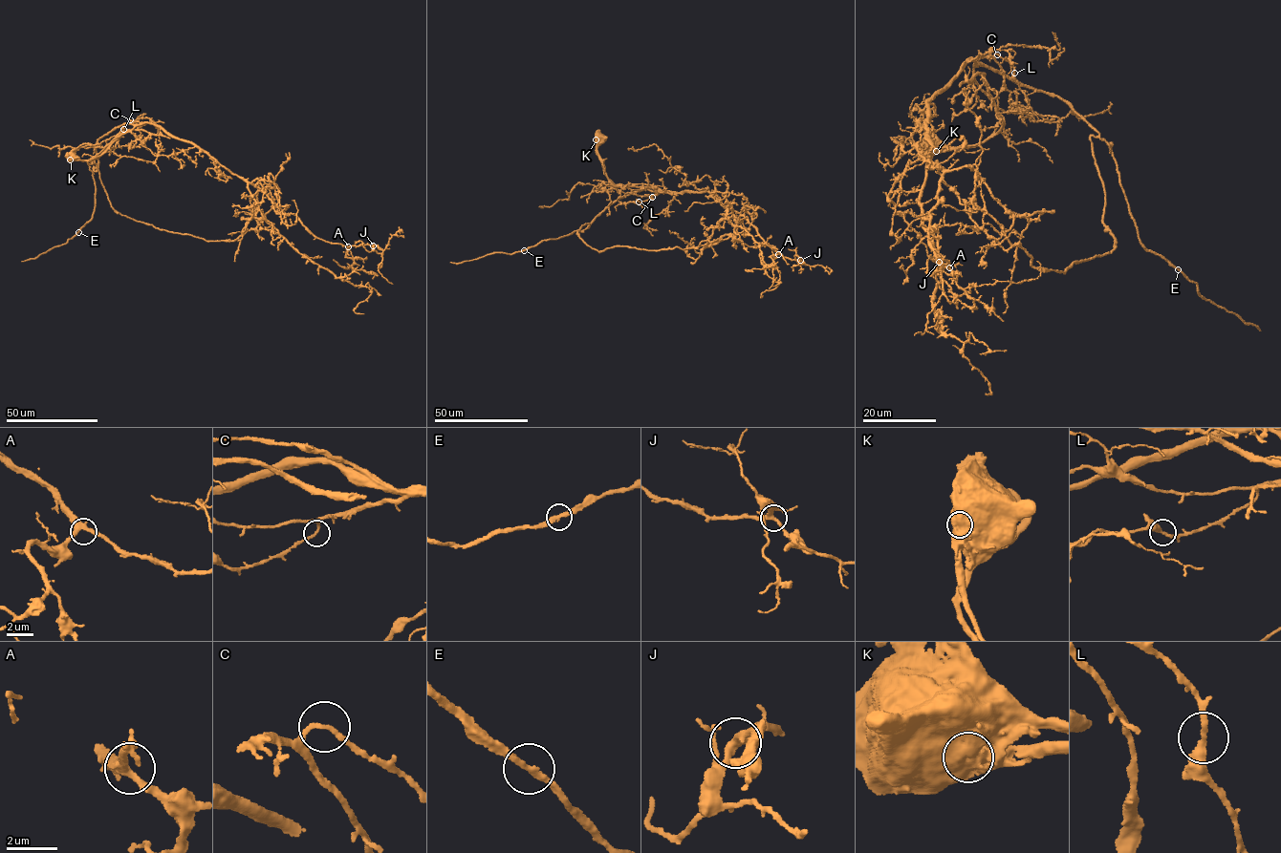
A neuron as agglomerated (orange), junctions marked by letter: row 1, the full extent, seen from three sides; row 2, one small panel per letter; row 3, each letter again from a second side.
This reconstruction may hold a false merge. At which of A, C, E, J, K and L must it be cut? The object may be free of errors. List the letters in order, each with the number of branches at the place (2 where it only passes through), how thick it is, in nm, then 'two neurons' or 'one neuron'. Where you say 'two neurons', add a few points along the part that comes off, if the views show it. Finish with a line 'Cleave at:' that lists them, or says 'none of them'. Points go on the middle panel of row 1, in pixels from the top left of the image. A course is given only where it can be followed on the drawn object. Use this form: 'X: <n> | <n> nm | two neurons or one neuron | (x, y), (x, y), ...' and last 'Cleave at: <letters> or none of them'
A: 3 | 300 nm | one neuron
C: 2 | 180 nm | one neuron
E: 2 | 260 nm | one neuron
J: 3 | 280 nm | one neuron
K: 1 | 1400 nm | two neurons | (597, 139), (608, 180), (621, 186), (605, 190), (577, 182), (569, 199), (540, 206)
L: 2 | 280 nm | one neuron
Cleave at: K

